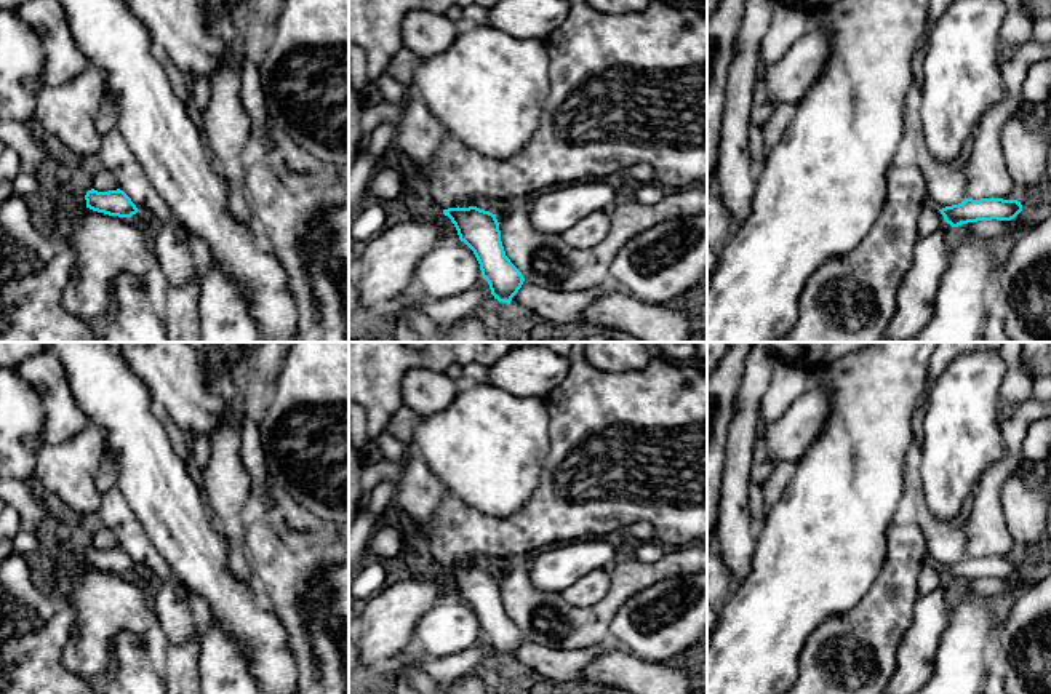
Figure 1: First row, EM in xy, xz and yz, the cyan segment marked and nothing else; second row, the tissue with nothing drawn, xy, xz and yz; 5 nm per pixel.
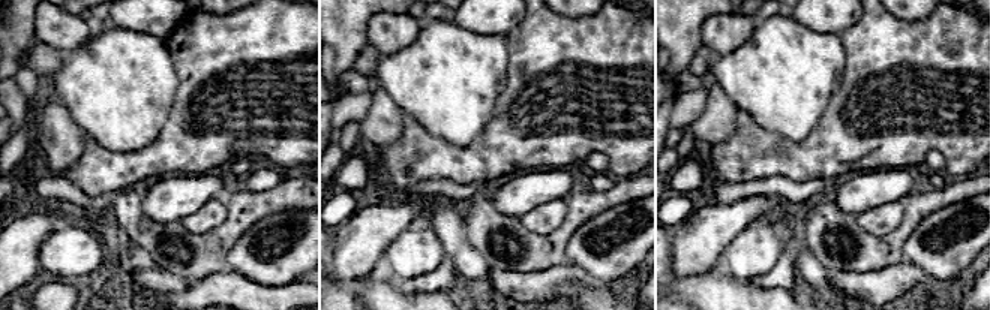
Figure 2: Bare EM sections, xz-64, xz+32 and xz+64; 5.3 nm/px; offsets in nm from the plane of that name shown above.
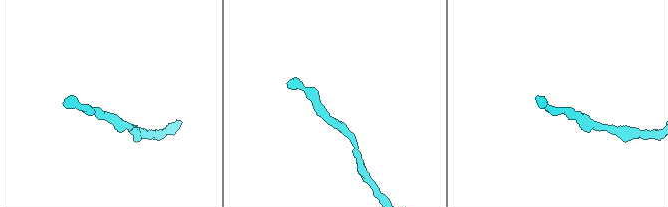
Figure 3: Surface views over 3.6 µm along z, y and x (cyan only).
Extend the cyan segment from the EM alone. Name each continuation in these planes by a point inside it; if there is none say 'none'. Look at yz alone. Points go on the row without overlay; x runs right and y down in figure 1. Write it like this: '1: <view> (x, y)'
none

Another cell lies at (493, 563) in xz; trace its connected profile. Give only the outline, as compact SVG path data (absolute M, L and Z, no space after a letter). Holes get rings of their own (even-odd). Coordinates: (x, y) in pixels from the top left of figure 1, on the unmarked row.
M475 555L459 563L459 566L477 564L493 572L502 572L512 566L512 556Z

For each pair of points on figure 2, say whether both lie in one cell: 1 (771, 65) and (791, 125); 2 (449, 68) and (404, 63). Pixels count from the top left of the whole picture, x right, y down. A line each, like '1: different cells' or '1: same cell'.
1: same cell
2: same cell

